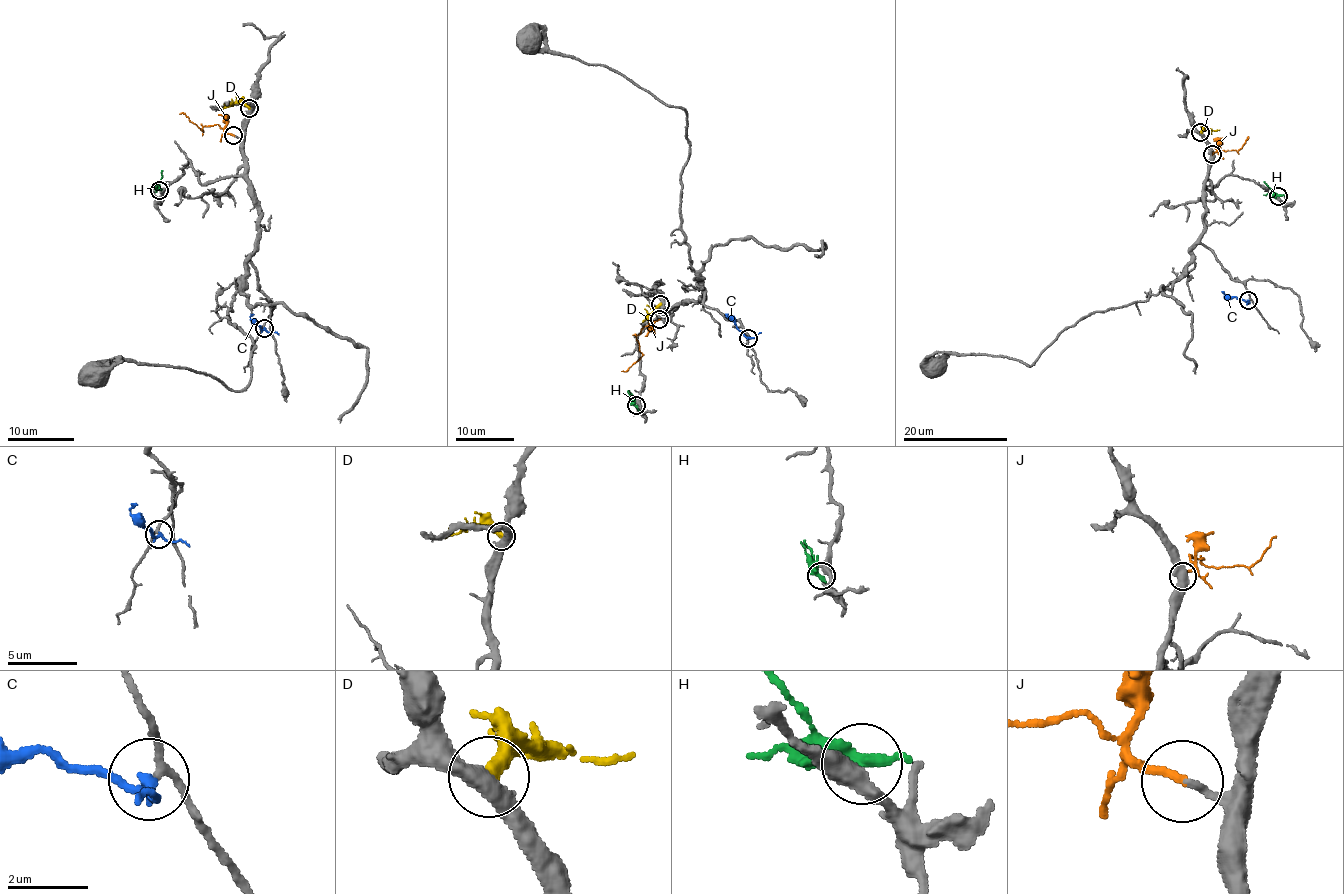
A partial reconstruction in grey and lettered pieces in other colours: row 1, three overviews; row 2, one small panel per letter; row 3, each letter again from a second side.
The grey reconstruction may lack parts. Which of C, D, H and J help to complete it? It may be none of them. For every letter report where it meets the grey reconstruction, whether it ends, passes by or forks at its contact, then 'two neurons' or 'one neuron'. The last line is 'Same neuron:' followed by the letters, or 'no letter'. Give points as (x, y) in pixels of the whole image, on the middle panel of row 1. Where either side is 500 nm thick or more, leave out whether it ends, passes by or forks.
C: meets grey at (748, 338); it passes by; one neuron
D: meets grey at (660, 304); it ends there; two neurons
H: meets grey at (636, 405); two neurons
J: meets grey at (659, 319); it ends there; one neuron
Same neuron: C, J

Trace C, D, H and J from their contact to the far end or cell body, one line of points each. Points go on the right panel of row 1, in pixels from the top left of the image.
C: (1249, 301), (1228, 297), (1222, 291)
D: (1201, 133), (1208, 128), (1219, 130)
H: (1278, 196), (1263, 182)
J: (1212, 154), (1216, 150), (1214, 146), (1220, 150), (1240, 150), (1247, 138)

